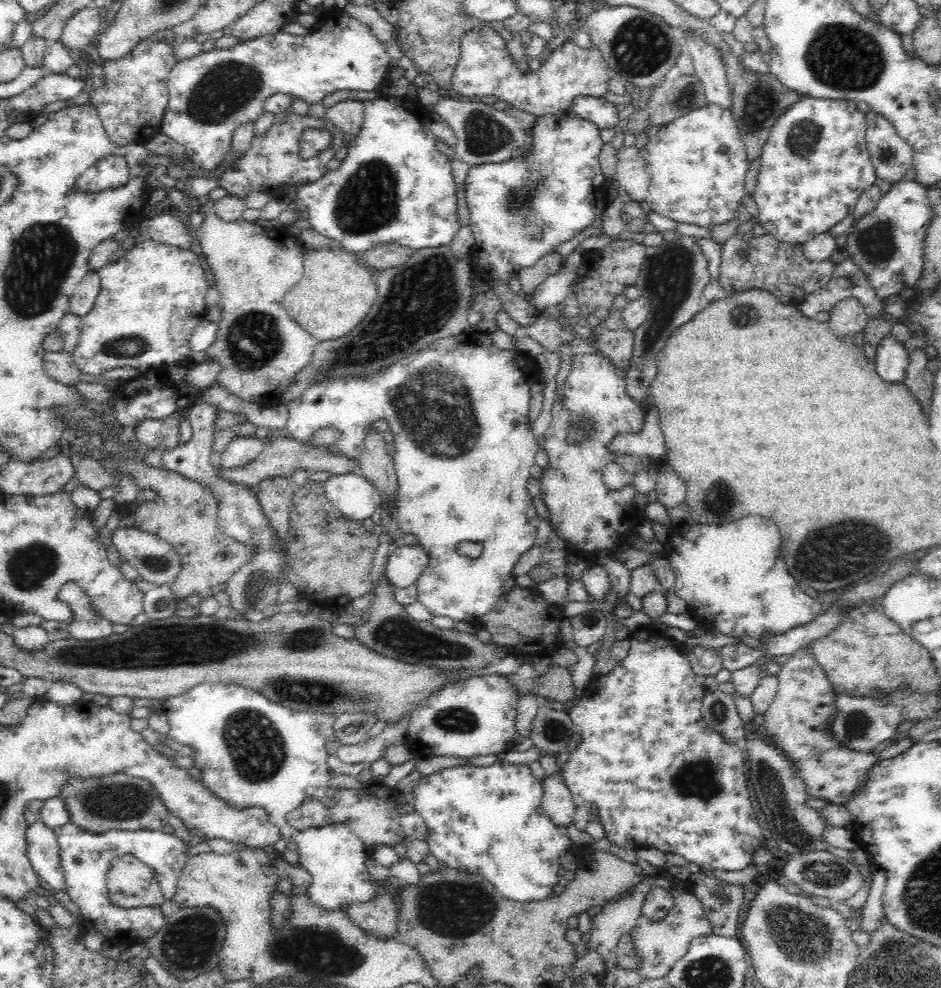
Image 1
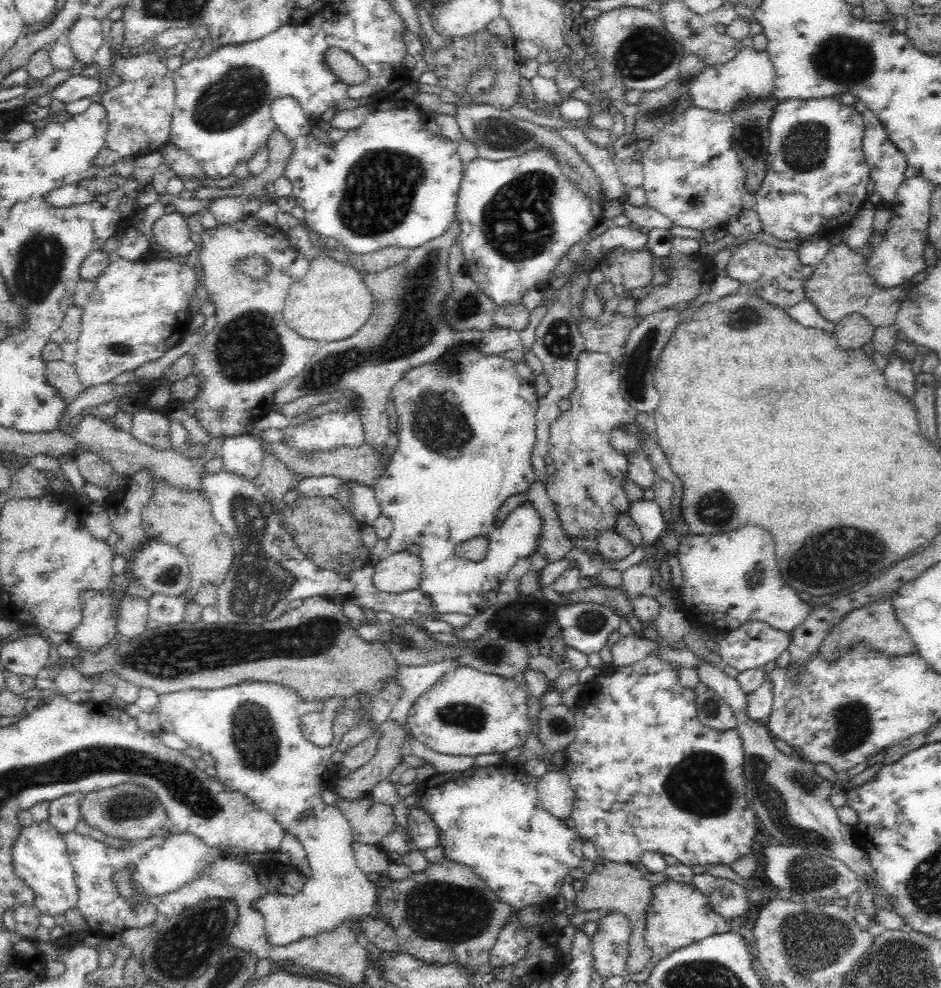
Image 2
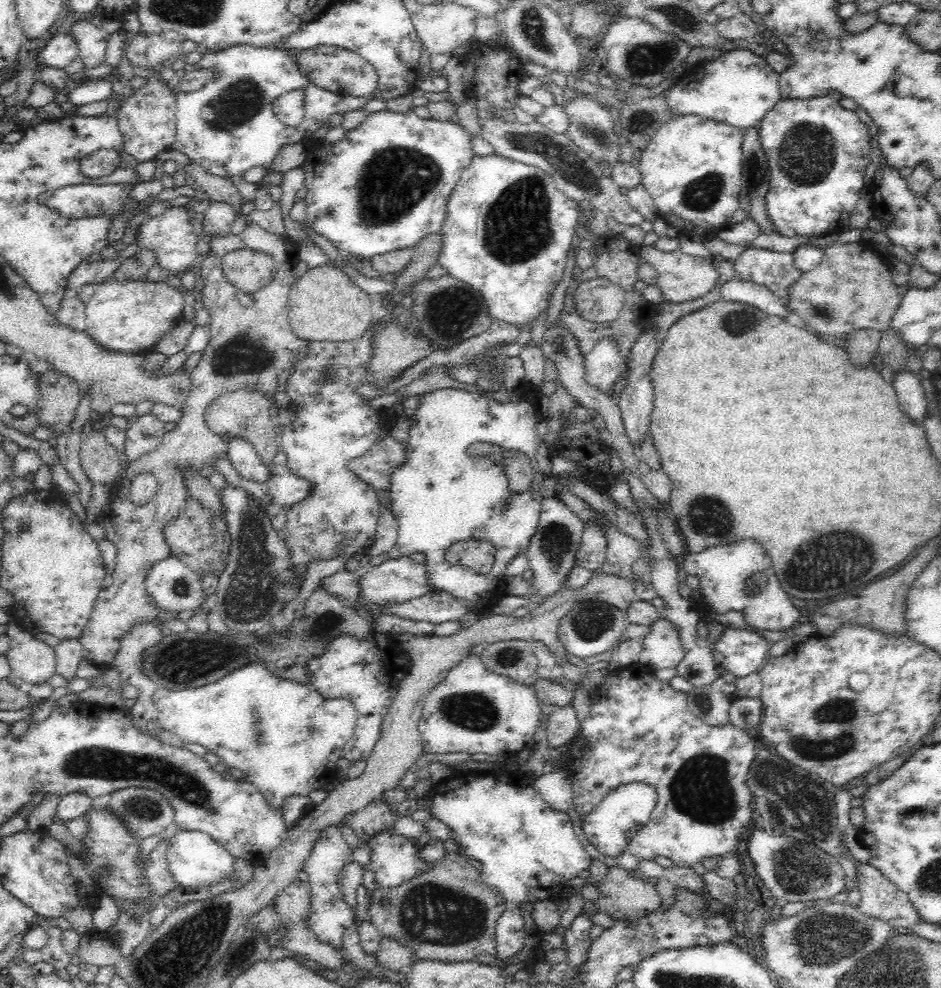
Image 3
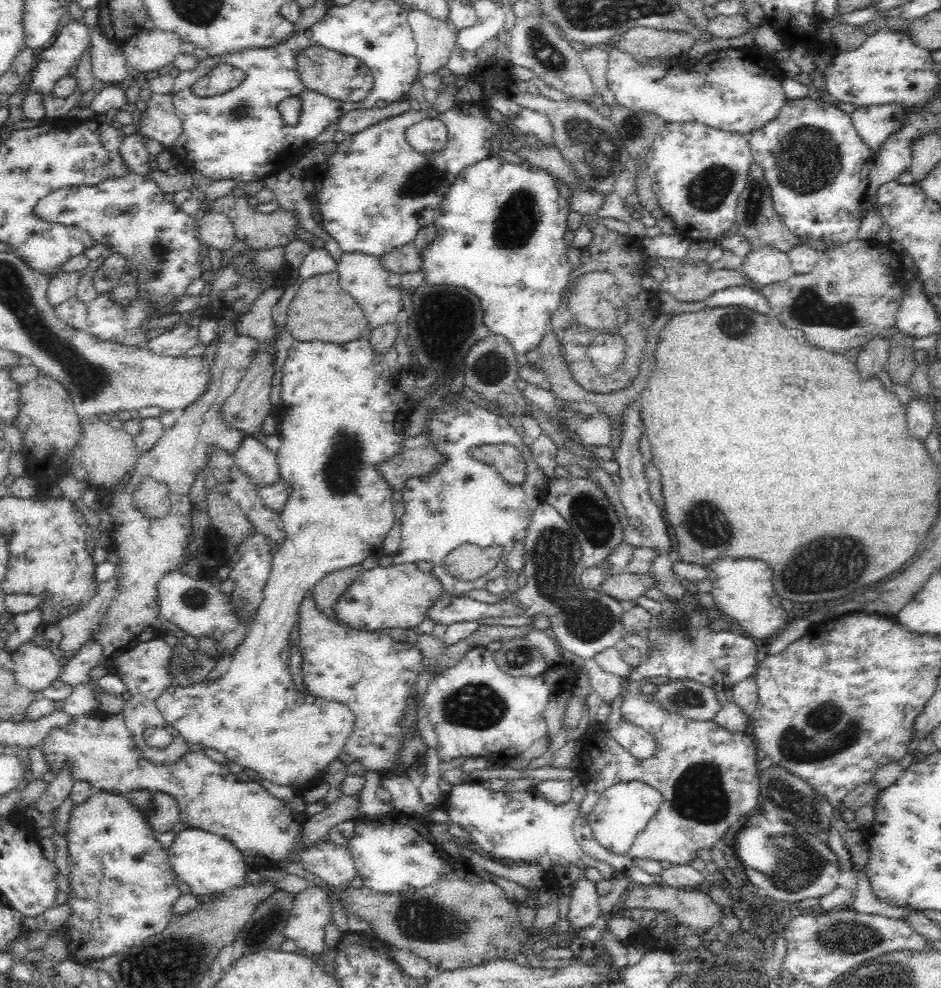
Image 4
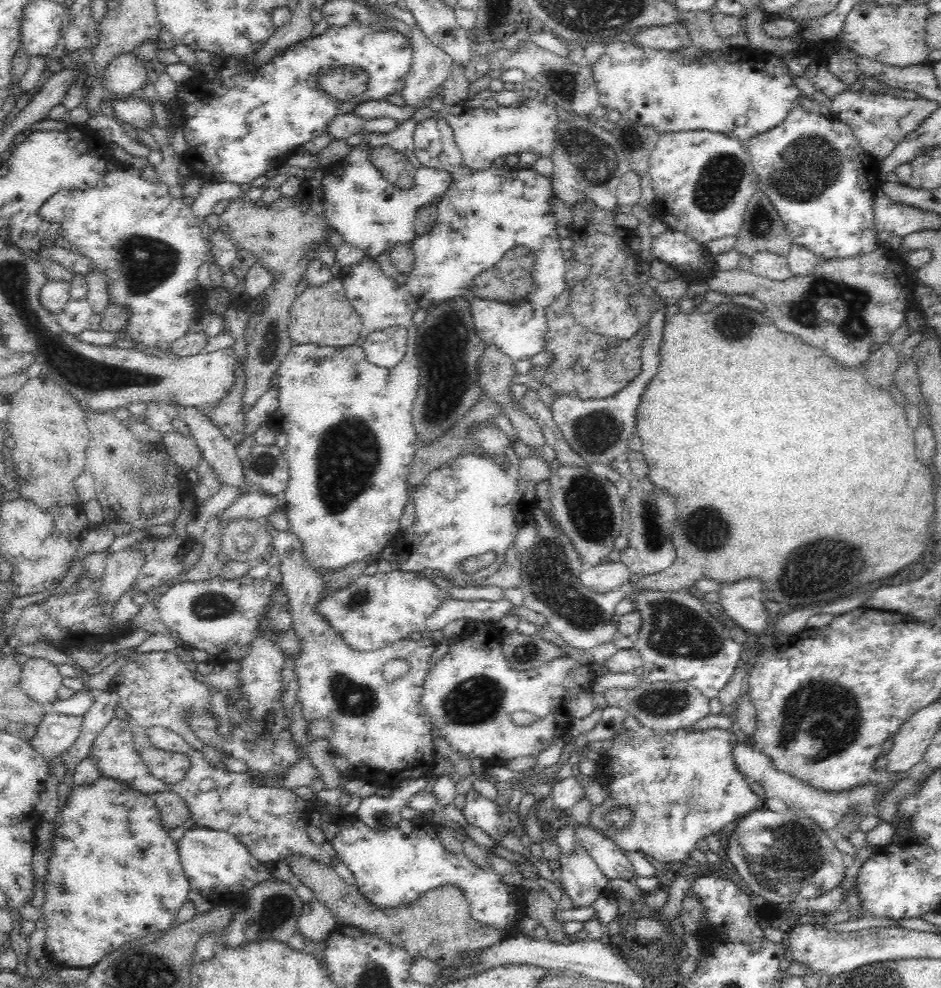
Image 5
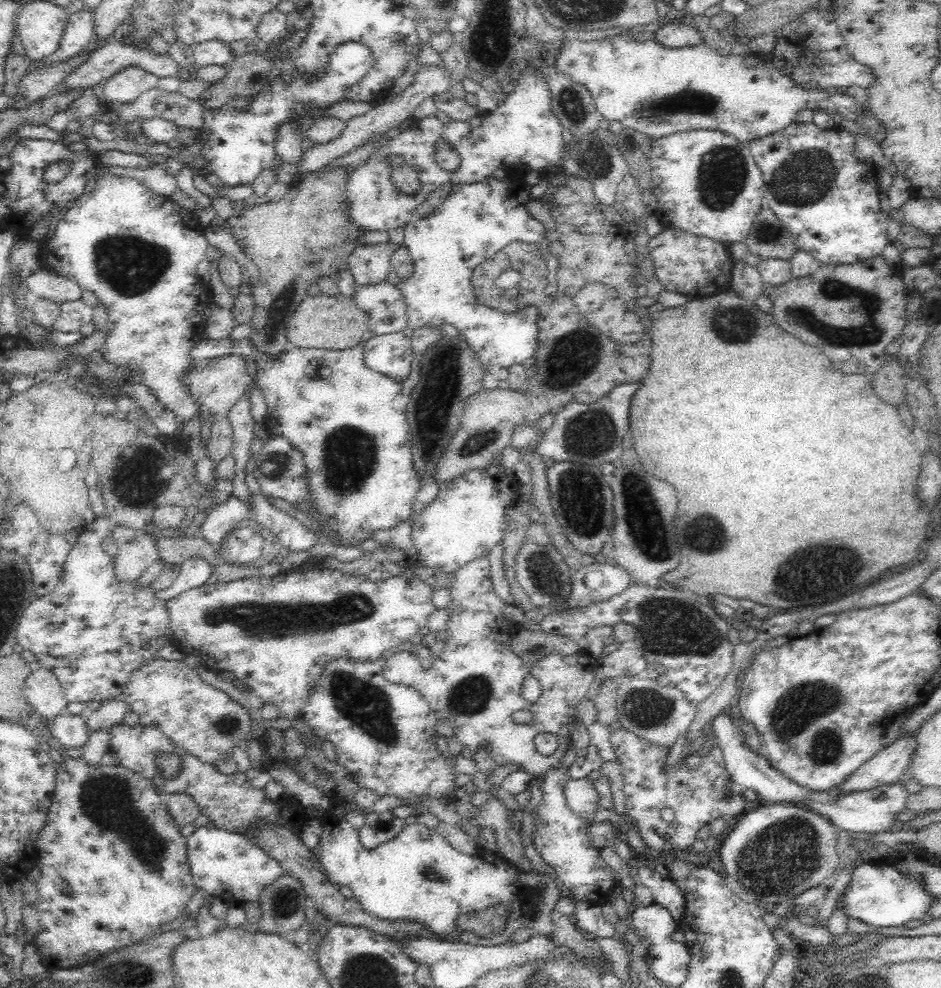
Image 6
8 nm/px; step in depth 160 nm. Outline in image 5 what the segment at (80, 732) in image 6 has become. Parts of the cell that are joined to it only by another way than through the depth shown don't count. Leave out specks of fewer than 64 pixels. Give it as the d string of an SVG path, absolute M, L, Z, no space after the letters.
M48 711L39 722L34 738L29 742L53 765L55 757L61 756L76 742L83 717Z

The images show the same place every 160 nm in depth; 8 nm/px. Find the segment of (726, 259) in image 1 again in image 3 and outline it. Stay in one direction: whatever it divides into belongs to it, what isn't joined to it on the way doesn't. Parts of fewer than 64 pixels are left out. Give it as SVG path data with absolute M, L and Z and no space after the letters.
M748 247L734 260L738 278L762 285L778 298L785 298L788 286L800 276L791 252Z

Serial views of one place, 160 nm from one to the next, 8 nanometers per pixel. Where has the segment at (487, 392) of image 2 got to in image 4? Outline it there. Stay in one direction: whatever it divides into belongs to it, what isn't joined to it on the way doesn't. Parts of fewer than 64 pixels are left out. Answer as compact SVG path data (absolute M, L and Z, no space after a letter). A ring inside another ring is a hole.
M463 396L451 405L444 405L443 409L431 418L425 432L431 436L437 451L444 456L444 461L428 474L409 478L402 489L401 500L405 504L405 513L401 518L402 543L398 554L392 556L393 565L415 565L422 561L431 562L434 565L432 575L441 582L444 592L447 594L462 595L472 590L484 589L487 582L506 574L507 555L513 550L516 542L524 541L536 507L546 503L549 479L543 473L539 464L534 461L530 447L522 441L518 424L515 424L506 416L496 415L492 411L478 407ZM489 444L510 444L523 453L524 461L526 461L526 478L524 478L521 485L506 482L494 467L488 466L468 454L468 451L475 446ZM462 545L500 547L503 555L495 571L484 574L474 582L462 581L448 575L444 567L444 558L447 558L452 550L456 550L456 547Z

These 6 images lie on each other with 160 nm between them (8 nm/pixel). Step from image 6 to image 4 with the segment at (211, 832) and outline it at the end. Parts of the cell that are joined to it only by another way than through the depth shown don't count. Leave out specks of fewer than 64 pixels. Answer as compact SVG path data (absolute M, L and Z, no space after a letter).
M187 828L175 836L171 847L167 849L169 862L177 878L190 886L196 896L226 894L232 889L248 886L249 866L243 854L228 839L205 830Z

